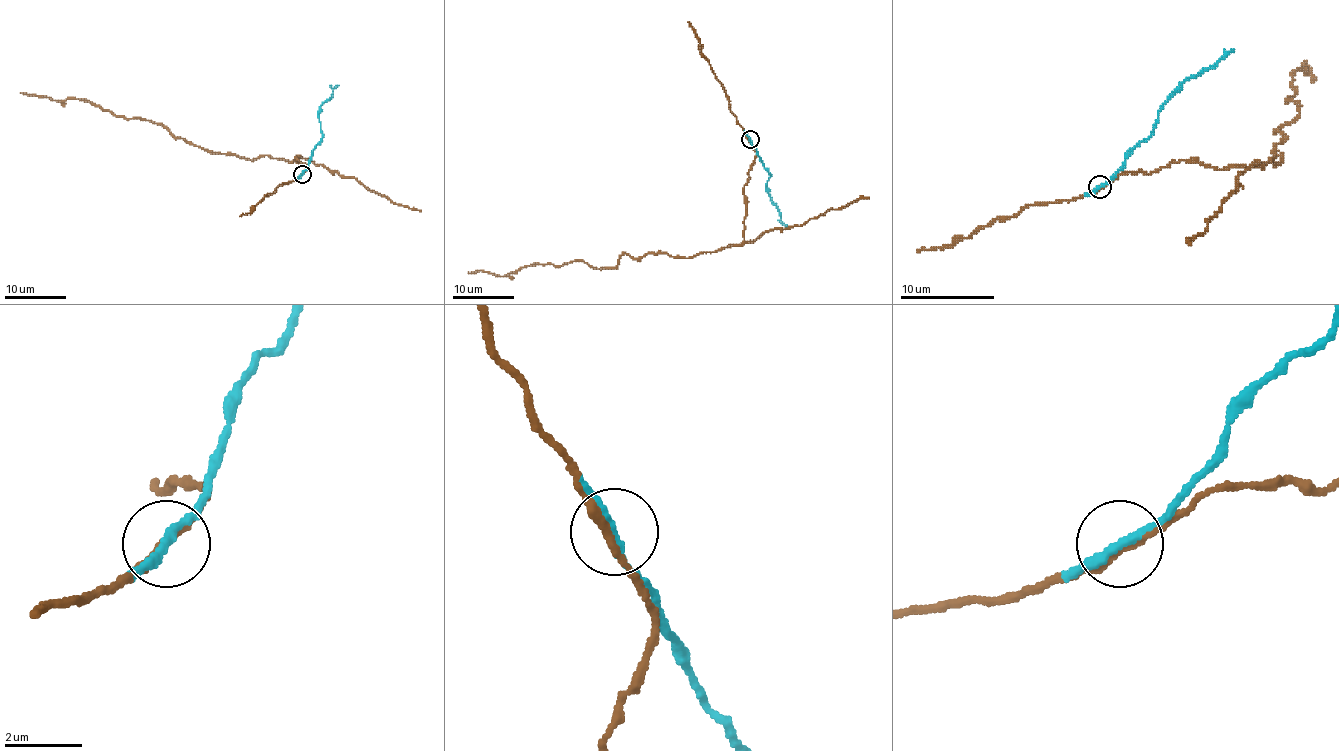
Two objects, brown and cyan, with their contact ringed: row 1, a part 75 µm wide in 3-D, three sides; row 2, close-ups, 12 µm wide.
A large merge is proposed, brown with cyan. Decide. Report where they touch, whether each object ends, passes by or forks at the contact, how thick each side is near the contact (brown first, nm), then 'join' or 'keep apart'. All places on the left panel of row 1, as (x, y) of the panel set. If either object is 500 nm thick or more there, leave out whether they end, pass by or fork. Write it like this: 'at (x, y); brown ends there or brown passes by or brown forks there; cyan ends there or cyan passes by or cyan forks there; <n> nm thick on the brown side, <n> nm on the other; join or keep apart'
at (302, 174); brown passes by; cyan passes by; 240 nm thick on the brown side, 200 nm on the other; keep apart

